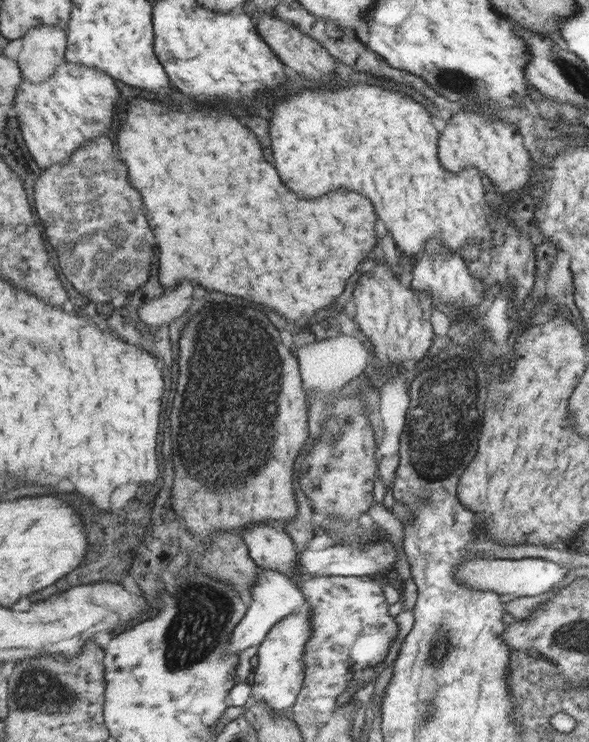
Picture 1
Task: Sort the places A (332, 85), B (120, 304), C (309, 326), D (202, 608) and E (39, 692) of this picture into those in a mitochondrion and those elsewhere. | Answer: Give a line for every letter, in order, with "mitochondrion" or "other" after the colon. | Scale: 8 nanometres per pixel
A: other
B: mitochondrion
C: other
D: mitochondrion
E: mitochondrion

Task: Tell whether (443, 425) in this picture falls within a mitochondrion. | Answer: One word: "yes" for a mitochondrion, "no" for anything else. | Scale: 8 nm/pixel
yes

